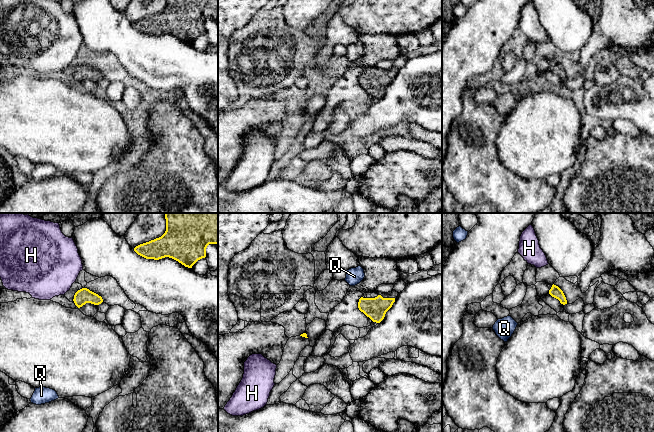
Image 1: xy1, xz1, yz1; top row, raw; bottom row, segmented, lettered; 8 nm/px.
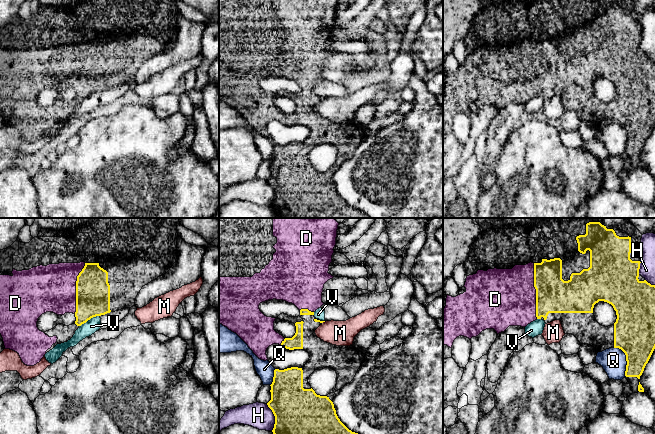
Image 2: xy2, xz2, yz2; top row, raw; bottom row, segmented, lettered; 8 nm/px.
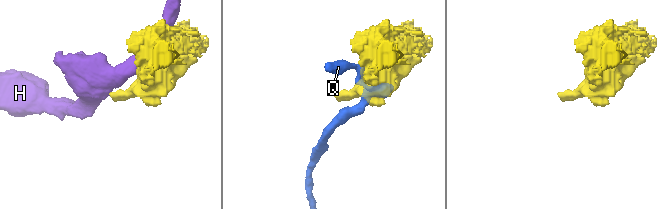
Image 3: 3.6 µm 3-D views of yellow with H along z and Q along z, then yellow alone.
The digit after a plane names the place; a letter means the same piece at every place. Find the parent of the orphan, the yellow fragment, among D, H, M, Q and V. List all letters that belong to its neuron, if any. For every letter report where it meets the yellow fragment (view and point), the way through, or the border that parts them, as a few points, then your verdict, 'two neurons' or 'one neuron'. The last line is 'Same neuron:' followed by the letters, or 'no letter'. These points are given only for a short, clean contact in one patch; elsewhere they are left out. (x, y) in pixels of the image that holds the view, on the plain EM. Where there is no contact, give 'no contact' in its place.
D: meets yellow in yz2 at (536, 67); one neuron
H: meets yellow in xz2 at (275, 193); two neurons
M: meets yellow in xz2 at (323, 97); border along xz2 (324, 97), (322, 99); two neurons
Q: meets yellow in yz2 at (626, 135); two neurons
V: meets yellow in xy2 at (89, 95); border along xy2 (99, 91), (91, 93), (79, 102); two neurons
Same neuron: D

